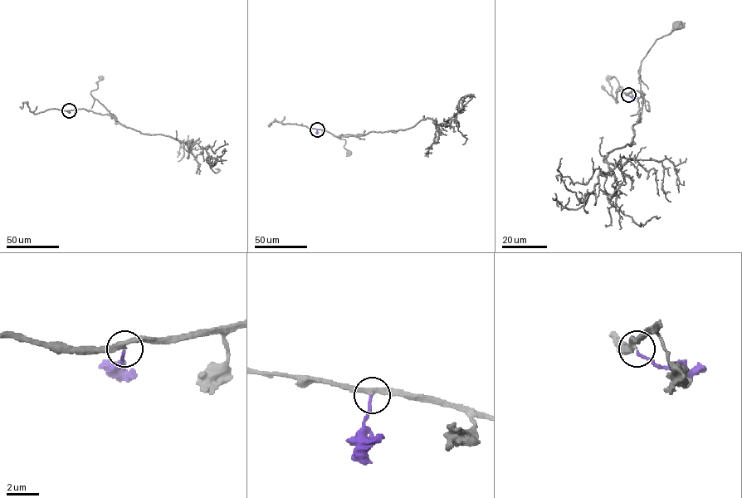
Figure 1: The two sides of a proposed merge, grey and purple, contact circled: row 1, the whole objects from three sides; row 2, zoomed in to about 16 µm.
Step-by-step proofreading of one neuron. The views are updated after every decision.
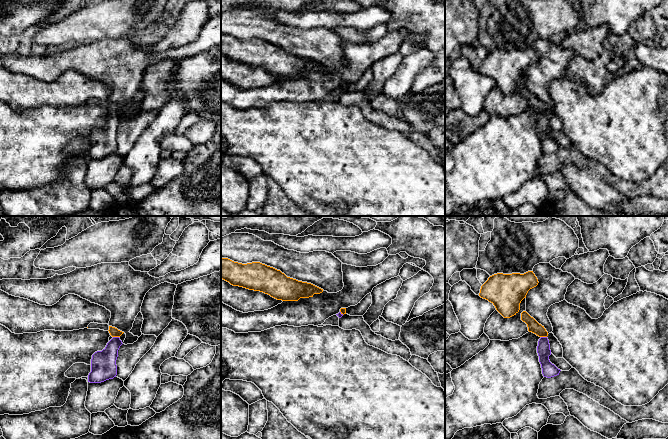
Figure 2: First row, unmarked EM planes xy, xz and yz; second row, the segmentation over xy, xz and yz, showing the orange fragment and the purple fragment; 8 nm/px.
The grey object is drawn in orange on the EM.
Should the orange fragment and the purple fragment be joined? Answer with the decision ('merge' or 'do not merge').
merge

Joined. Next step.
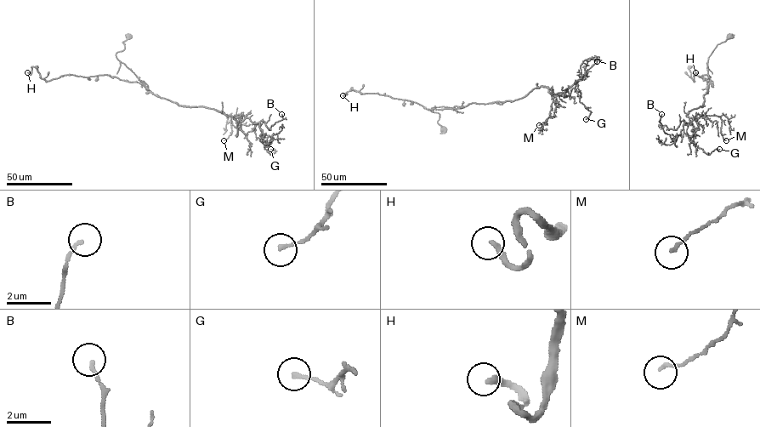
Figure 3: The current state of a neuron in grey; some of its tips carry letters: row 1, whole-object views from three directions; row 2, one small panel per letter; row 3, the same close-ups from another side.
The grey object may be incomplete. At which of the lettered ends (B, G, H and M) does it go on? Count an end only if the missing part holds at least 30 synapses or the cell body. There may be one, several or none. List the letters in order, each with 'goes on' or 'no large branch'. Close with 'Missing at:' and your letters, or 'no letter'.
B: no large branch
G: no large branch
H: goes on
M: no large branch
Missing at: H

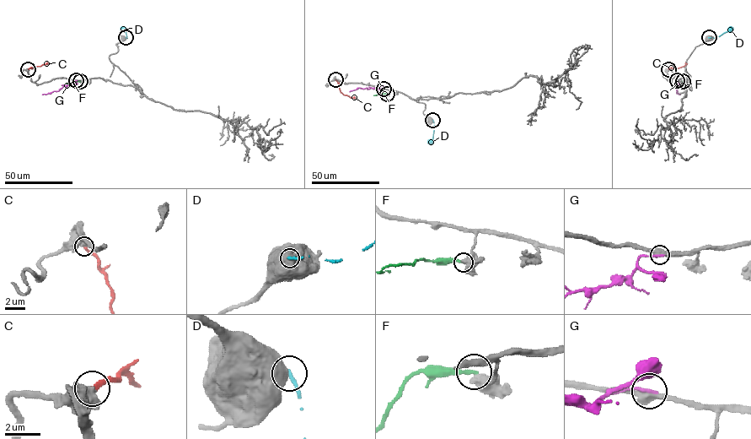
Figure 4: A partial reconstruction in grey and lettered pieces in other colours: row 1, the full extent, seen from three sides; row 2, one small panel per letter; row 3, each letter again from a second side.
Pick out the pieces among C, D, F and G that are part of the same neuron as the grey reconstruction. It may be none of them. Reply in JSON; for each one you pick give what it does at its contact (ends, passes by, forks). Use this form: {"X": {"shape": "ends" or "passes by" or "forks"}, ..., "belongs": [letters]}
{"C": {"shape": "ends"}, "belongs": ["C"]}

